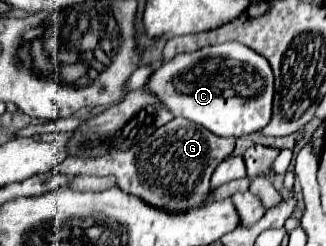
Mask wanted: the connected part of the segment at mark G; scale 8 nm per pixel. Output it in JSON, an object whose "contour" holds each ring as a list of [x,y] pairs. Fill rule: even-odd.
{"contour":[[[174,118],[144,142],[130,146],[128,150],[114,150],[98,158],[68,156],[64,162],[52,168],[58,174],[82,176],[114,176],[116,186],[130,196],[138,196],[152,208],[166,212],[186,212],[190,208],[200,208],[208,202],[210,176],[216,166],[228,158],[234,150],[234,138],[214,136],[208,130],[190,124],[186,118]]]}

